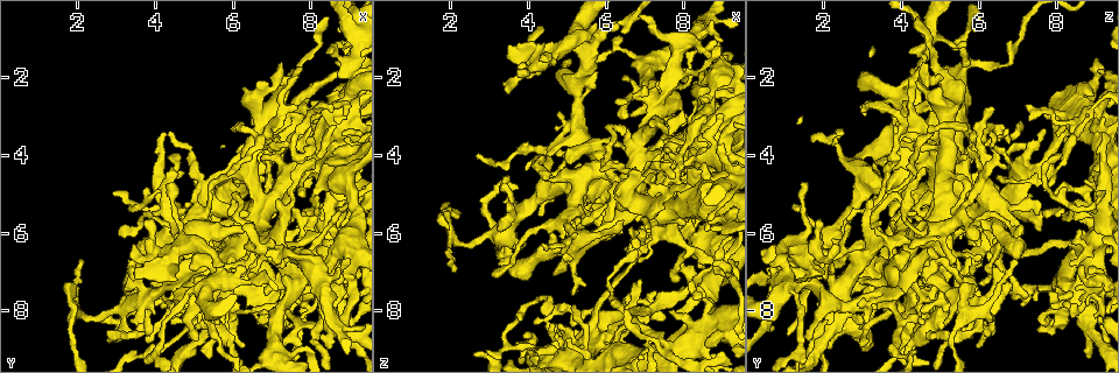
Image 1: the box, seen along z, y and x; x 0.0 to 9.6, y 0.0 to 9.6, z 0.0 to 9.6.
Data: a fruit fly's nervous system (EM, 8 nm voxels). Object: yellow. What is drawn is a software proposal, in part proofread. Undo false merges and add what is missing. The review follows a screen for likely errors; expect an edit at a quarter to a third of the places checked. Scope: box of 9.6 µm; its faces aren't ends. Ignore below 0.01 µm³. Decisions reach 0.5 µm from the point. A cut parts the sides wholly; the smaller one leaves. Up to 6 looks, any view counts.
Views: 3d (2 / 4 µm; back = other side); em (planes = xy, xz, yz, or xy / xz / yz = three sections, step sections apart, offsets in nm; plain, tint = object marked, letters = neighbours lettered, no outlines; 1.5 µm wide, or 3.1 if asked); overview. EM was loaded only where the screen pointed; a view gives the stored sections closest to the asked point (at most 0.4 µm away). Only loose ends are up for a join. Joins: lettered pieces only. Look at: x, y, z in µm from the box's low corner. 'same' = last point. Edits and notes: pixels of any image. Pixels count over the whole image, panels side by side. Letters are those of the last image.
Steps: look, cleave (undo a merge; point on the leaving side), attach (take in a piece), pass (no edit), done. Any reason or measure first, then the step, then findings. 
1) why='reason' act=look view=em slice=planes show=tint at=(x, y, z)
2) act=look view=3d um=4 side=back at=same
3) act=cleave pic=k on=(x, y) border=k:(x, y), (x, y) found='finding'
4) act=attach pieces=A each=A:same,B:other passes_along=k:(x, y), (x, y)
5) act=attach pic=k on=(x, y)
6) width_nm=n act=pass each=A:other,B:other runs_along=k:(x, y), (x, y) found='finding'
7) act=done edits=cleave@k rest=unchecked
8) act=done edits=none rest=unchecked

why='thin arm on a thick one' act=look view=3d um=4 at=(4.40, 6.55, 1.60)

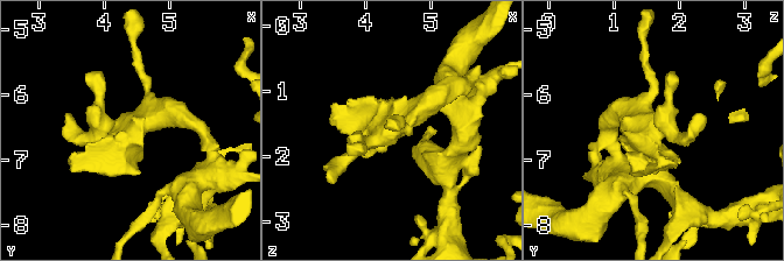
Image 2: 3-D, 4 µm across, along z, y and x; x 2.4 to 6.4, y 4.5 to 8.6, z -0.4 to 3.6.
act=look view=em slice=xz step=8 show=plain at=(4.35, 6.50, 1.55)

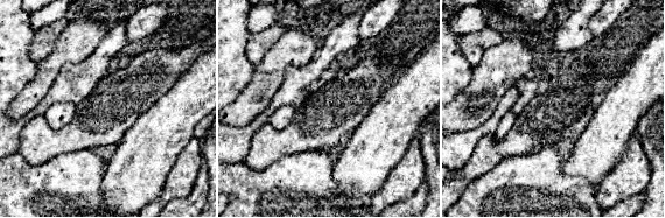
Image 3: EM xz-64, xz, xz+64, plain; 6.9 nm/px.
why='what lies round it' act=look view=em slice=xz step=8 show=letters at=same

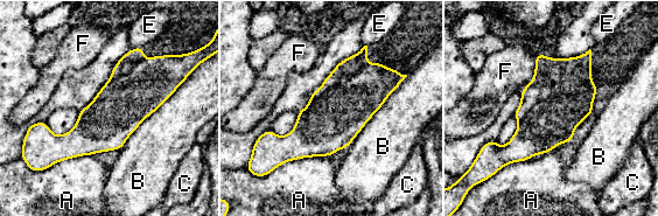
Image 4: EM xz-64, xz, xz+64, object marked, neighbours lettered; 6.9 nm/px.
width_nm=380 act=pass each=A:other,B:other,C:other,E:other,F:other border=4:(182, 82), (139, 125), (120, 150) found='all the same cell'

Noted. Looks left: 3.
act=look view=3d um=4 at=(9.00, 5.30, 1.25)

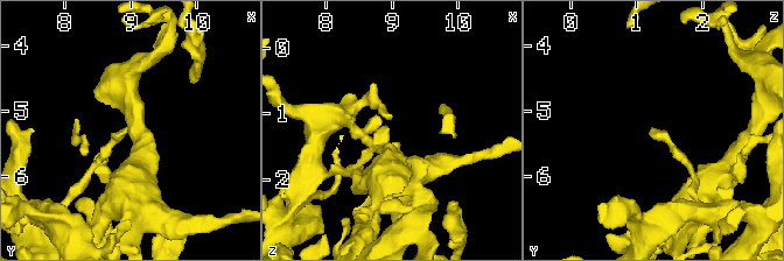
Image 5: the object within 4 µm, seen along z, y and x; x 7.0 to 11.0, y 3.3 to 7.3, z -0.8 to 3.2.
why='now the EM' act=look view=em slice=planes show=letters at=(9.00, 5.30, 1.20)

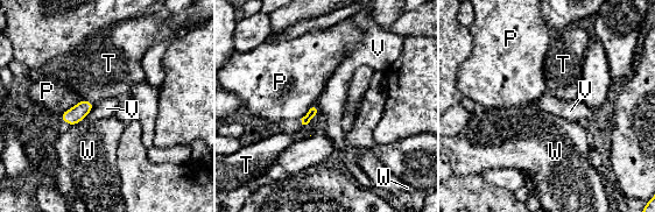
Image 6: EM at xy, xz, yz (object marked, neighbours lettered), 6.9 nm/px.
act=pass each=P:other,T:other,V:other,W:other border=6:(96, 104), (86, 115) found='no lettered piece goes on from it'

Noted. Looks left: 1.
act=done edits=none rest=unchecked

